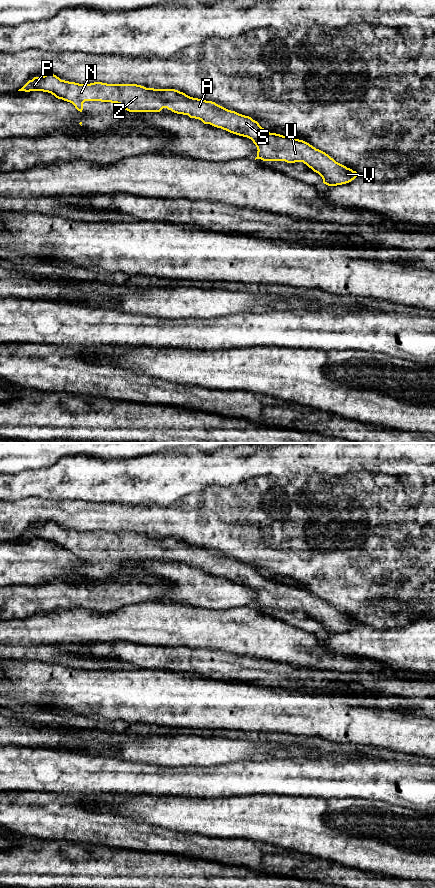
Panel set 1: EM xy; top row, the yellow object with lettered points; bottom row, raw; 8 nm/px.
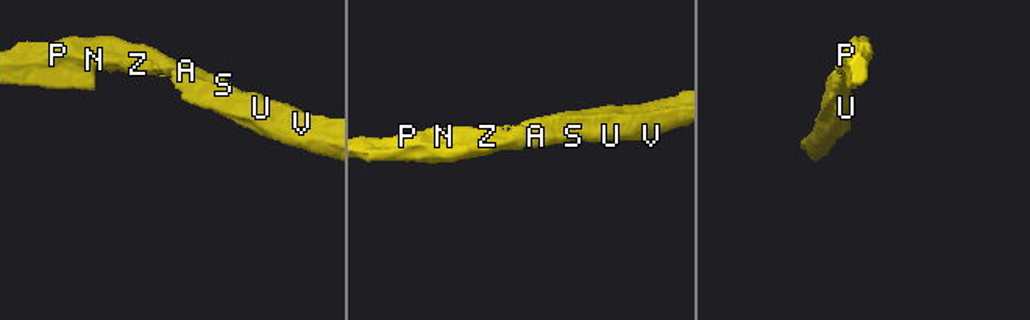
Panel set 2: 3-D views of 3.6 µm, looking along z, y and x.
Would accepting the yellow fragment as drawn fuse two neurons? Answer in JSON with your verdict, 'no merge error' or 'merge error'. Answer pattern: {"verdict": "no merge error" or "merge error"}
{"verdict": "no merge error"}

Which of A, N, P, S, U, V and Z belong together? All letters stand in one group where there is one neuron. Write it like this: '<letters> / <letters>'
A N P S U V Z

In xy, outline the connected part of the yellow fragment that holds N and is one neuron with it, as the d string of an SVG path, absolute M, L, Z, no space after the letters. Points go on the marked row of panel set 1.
M46 74L29 80L18 91L43 91L72 103L82 112L85 101L117 103L129 112L160 112L167 108L188 115L230 133L247 137L257 147L256 159L263 161L303 162L318 173L323 183L337 186L351 182L358 174L336 162L325 152L309 143L270 133L249 116L228 110L215 102L193 98L175 89L146 88L137 84L79 84Z

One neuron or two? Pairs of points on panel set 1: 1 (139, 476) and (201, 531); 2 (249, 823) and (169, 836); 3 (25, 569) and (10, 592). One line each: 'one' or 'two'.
1: two
2: two
3: two

